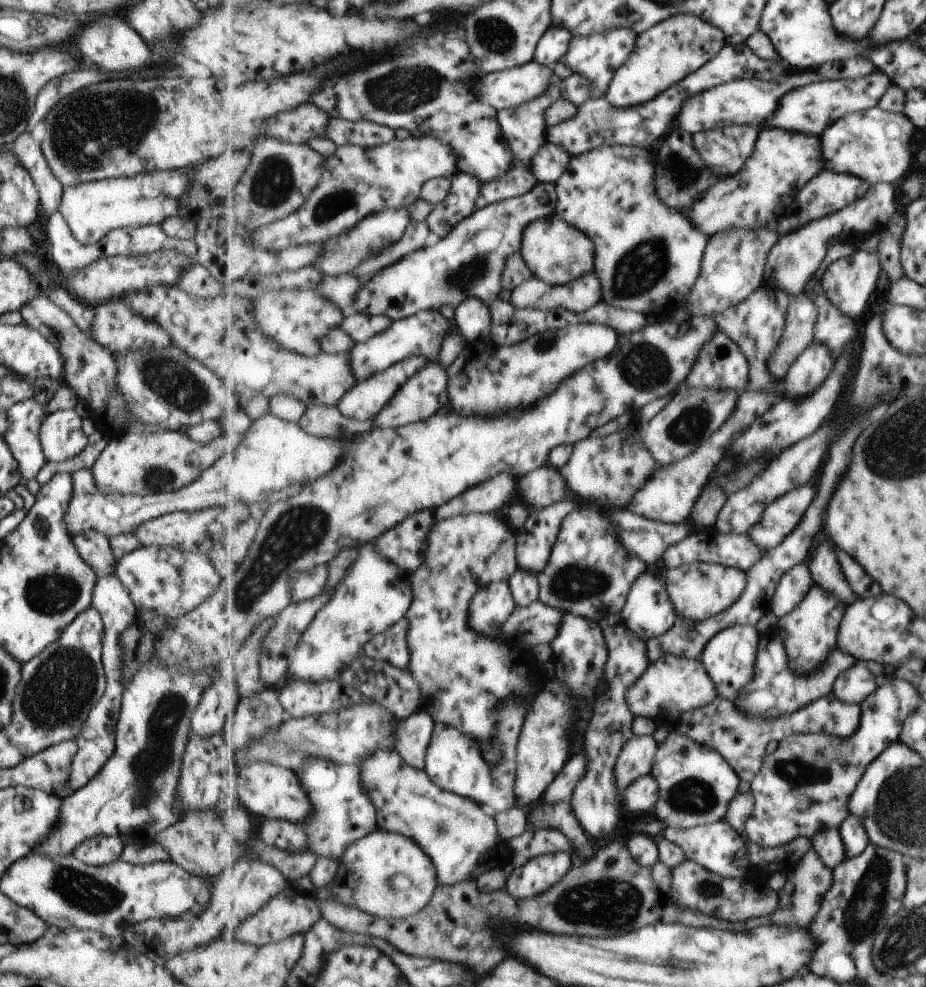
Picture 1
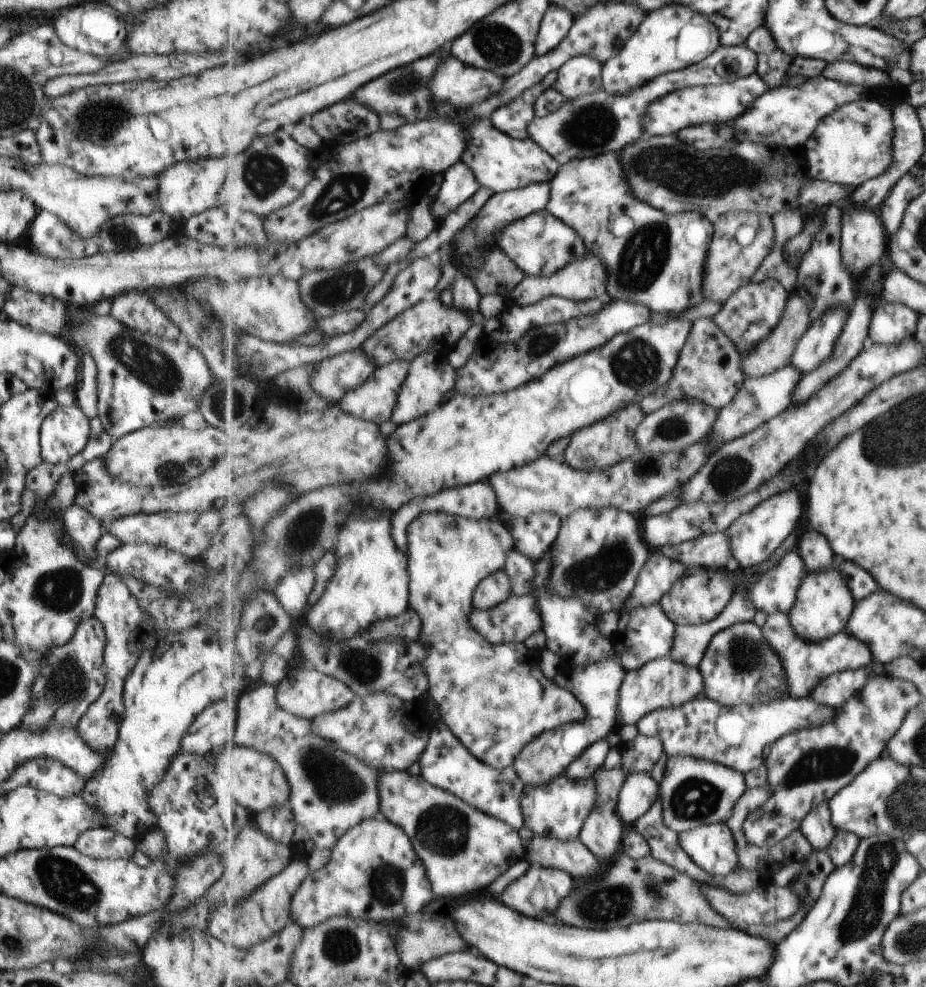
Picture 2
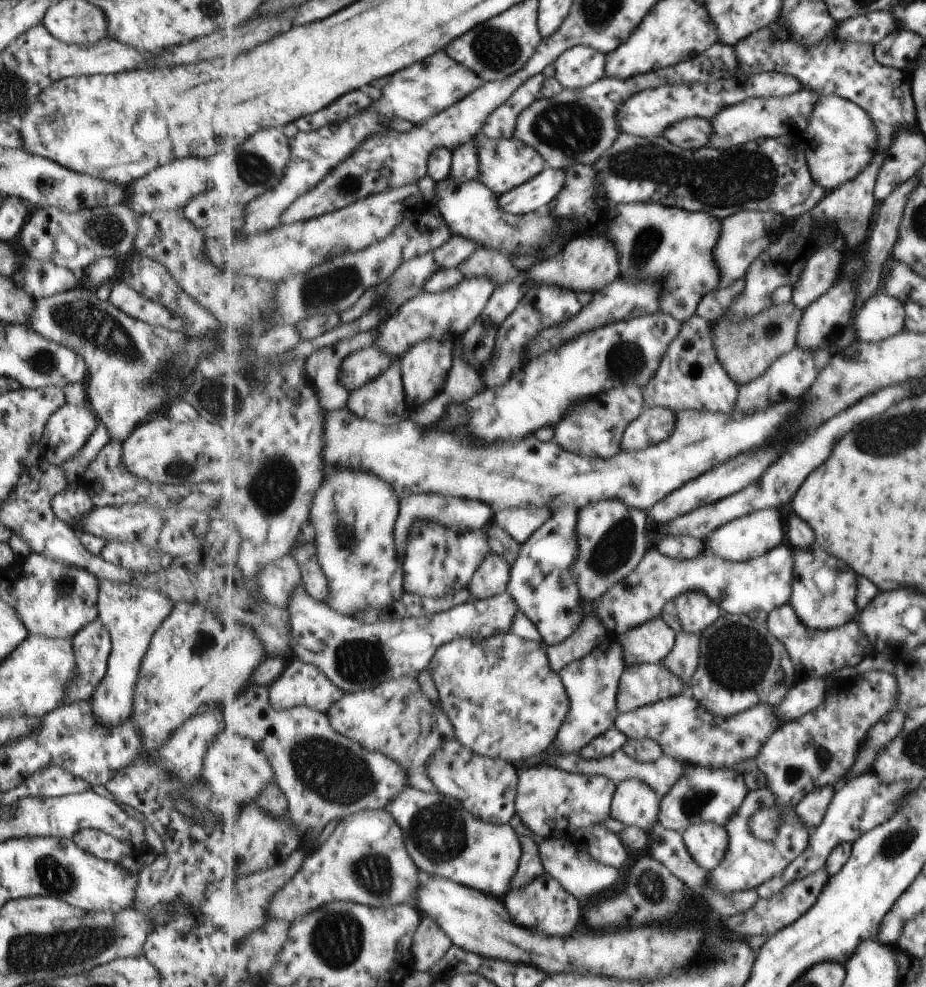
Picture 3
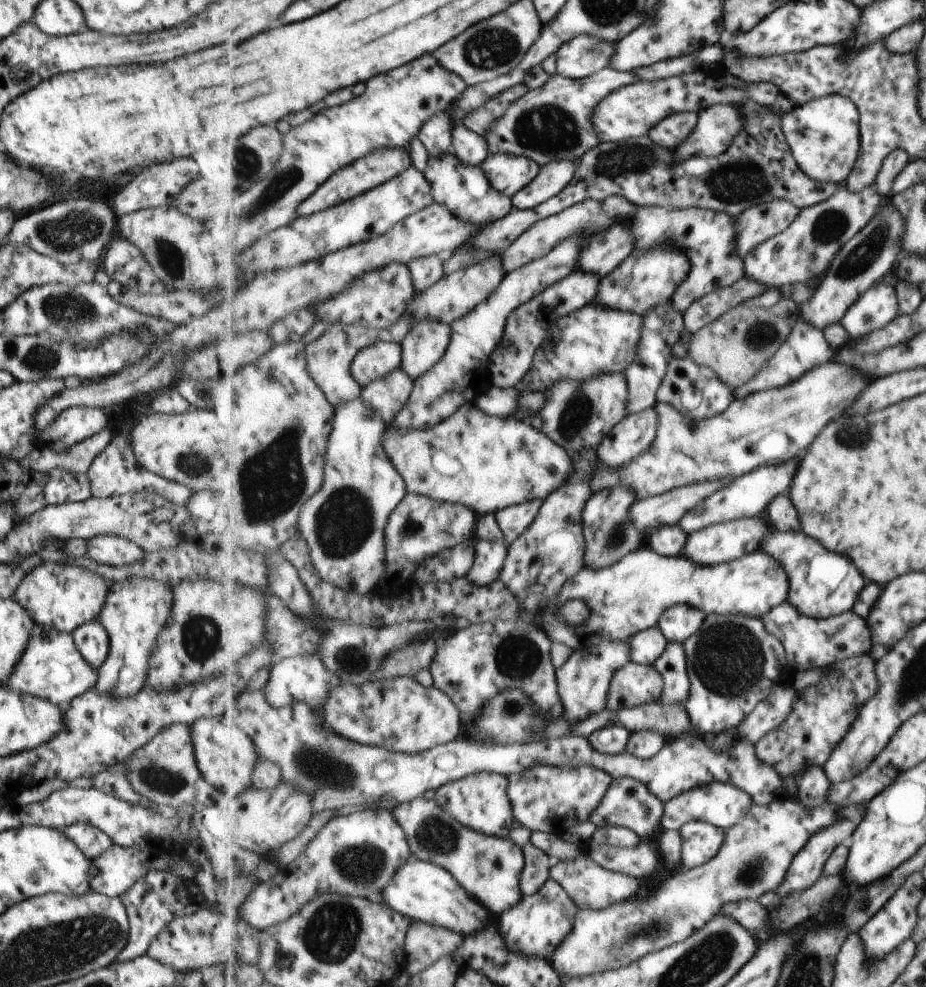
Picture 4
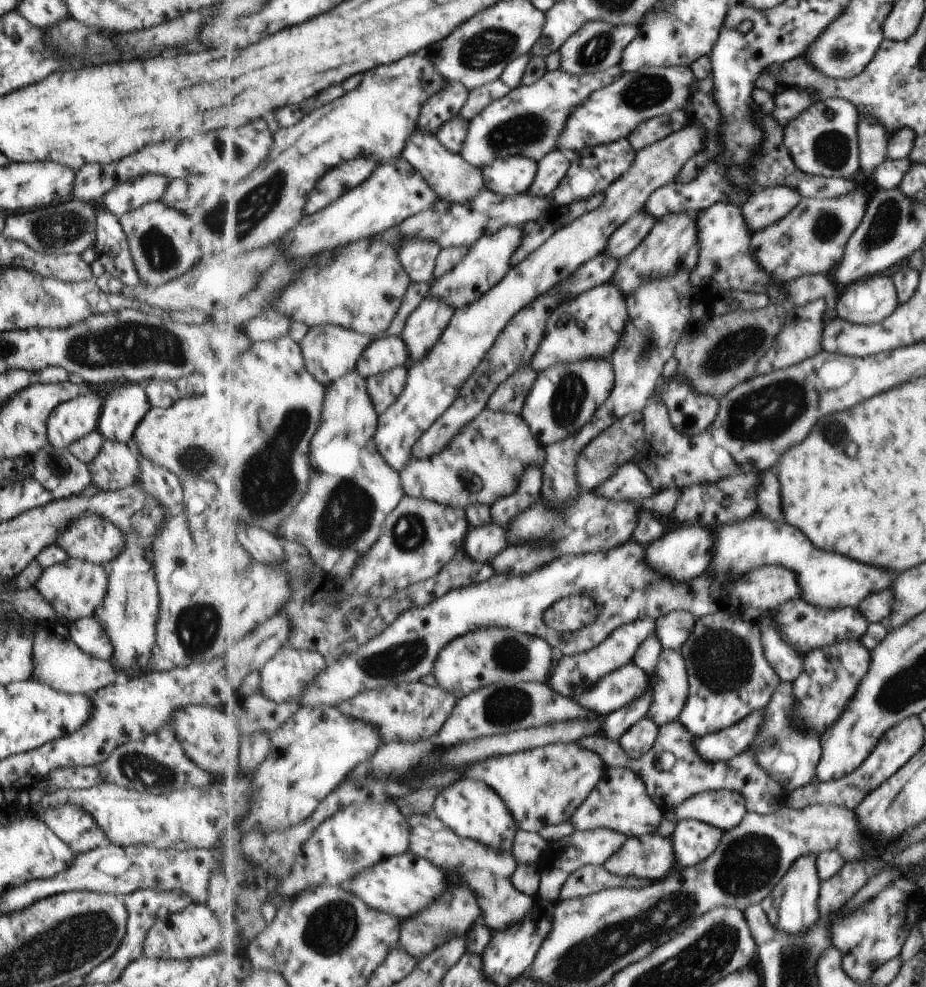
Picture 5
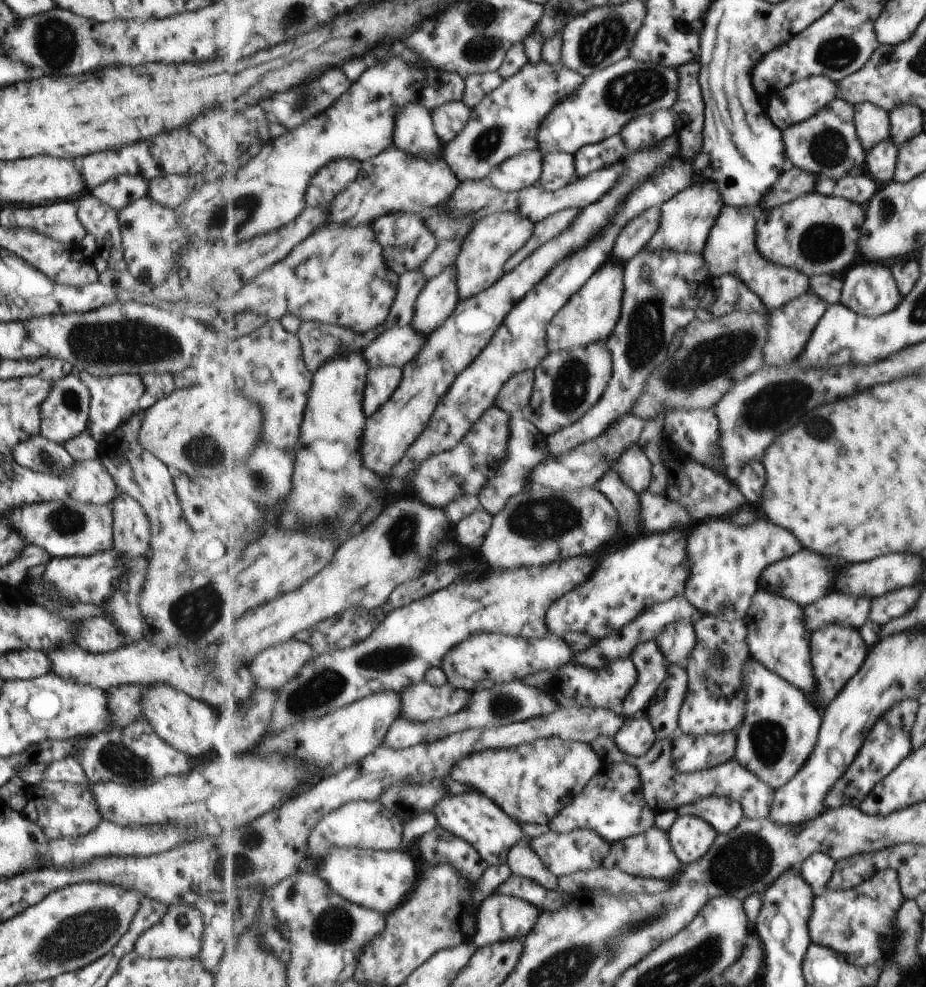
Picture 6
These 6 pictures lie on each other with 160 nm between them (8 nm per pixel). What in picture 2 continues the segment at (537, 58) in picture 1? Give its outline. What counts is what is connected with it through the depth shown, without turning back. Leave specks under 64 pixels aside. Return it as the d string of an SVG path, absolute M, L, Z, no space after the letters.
M559 5L550 6L540 28L540 36L536 42L536 54L546 55L559 47L572 30L574 22L575 16L569 9Z

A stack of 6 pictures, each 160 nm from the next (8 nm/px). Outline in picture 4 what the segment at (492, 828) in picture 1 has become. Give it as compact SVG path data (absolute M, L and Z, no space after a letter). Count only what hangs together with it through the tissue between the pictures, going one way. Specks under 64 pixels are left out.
M435 796L429 800L419 797L399 803L391 811L407 833L413 856L452 872L461 886L488 908L495 920L508 908L519 904L523 896L520 882L526 860L523 847L511 838L491 836L466 827L445 810Z

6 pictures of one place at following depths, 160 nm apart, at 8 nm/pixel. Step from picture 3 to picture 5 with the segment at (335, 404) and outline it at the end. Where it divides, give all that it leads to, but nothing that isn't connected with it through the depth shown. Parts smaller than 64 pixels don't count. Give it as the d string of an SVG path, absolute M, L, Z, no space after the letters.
M339 325L310 327L300 342L309 372L326 388L356 370L359 354L351 354L351 330Z

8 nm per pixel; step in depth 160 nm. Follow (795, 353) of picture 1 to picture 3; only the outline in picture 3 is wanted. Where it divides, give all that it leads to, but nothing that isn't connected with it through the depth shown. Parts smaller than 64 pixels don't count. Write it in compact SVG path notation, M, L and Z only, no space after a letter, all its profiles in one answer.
M793 302L771 308L752 319L731 321L727 316L712 328L712 339L723 366L729 376L740 385L750 383L763 376L783 355L787 355L798 344L801 319L804 312Z

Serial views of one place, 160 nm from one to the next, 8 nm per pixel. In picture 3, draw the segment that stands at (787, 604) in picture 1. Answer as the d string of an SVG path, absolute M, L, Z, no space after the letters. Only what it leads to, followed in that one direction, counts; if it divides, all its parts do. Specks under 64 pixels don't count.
M787 542L767 555L745 562L721 558L713 554L713 551L706 552L696 559L683 560L667 556L658 548L649 549L636 570L625 581L621 581L595 603L581 598L581 608L586 612L586 616L595 611L613 637L621 636L629 629L641 626L645 621L653 620L653 617L661 616L669 600L676 599L687 591L708 594L721 605L723 615L749 615L757 610L770 613L791 603L795 564L793 547Z

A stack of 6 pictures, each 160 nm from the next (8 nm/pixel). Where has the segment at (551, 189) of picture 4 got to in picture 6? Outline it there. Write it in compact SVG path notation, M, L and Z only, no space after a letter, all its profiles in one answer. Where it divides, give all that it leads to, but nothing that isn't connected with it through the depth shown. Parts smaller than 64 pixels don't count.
M554 152L544 155L544 171L540 182L546 191L558 191L572 183L576 176L576 156L571 153Z

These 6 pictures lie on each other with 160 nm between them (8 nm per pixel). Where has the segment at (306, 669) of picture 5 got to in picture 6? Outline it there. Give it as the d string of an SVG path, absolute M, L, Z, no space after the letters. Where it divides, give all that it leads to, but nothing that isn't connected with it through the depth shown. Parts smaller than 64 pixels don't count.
M291 639L263 651L249 670L257 686L278 693L299 676L313 658L315 653L309 644Z

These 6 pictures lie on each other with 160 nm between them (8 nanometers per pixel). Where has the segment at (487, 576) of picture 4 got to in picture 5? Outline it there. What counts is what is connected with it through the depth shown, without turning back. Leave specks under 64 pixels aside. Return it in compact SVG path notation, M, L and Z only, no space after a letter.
M493 522L479 529L471 527L464 544L464 549L471 558L489 564L507 547L509 547L508 532Z

